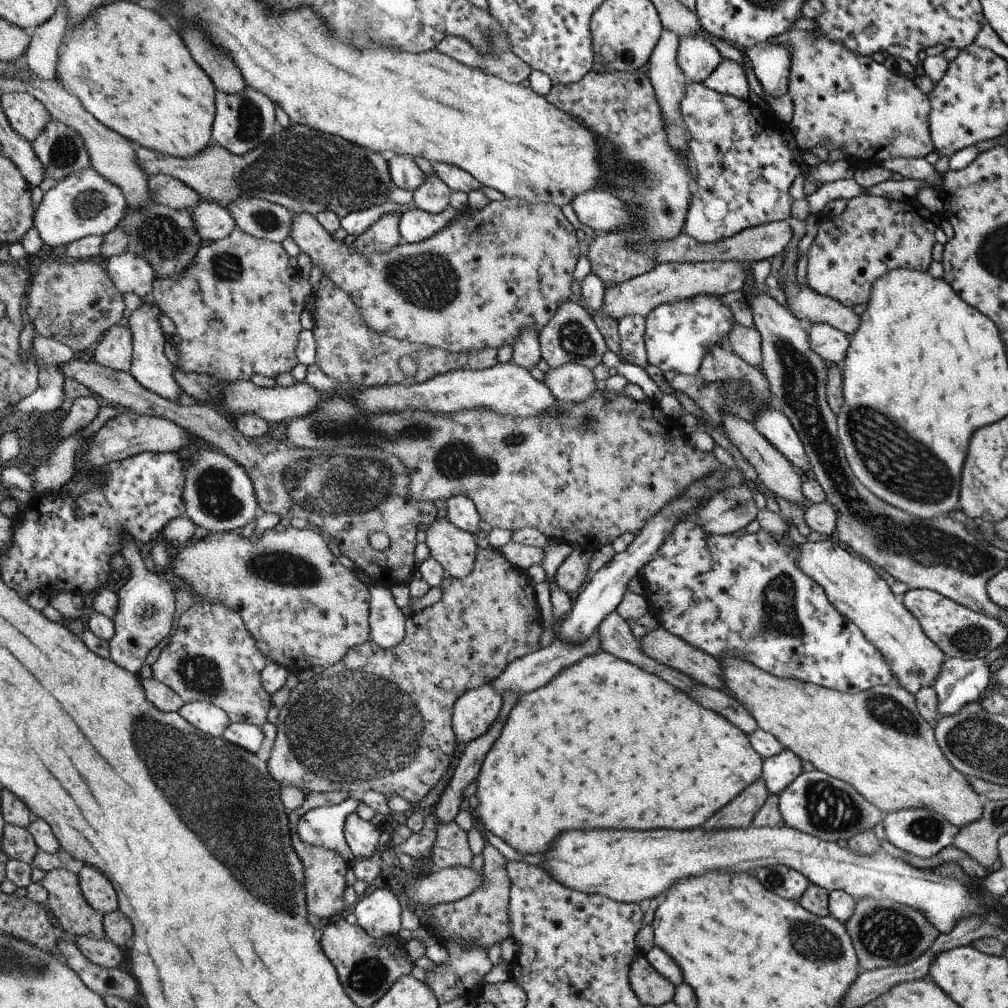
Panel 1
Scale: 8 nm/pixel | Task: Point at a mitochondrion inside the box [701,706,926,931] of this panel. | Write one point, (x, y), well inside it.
(828, 809)

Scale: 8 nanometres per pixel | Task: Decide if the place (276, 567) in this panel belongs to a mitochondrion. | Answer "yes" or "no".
yes

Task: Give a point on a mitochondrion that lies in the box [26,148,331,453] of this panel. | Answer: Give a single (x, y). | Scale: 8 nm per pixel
(159, 234)

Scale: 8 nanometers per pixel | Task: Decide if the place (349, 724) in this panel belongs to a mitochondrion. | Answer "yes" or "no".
yes

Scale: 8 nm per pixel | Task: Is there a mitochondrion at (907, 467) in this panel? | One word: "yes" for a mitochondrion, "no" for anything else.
yes

